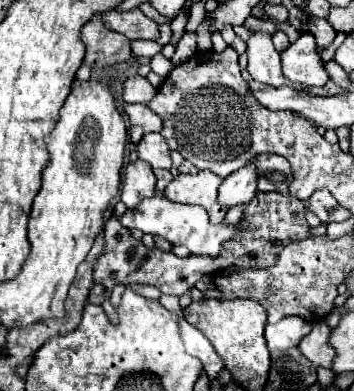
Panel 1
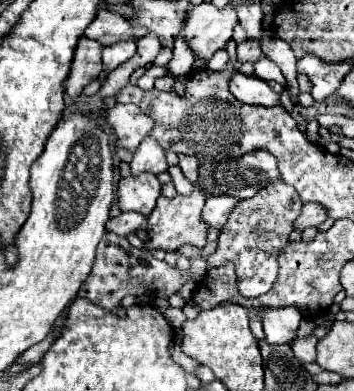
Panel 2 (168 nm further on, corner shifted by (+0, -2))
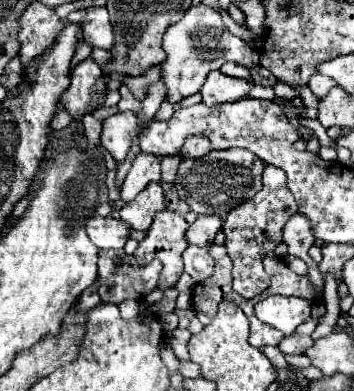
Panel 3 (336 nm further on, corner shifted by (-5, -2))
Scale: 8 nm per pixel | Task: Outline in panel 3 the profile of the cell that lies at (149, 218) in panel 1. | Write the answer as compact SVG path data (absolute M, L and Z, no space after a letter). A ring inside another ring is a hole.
M93 216L91 220L87 220L87 234L91 236L91 242L101 248L101 250L109 250L109 248L123 248L125 242L129 240L129 226L113 216Z

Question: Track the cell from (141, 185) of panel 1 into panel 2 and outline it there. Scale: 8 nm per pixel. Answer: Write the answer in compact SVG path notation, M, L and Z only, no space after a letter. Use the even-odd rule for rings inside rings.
M146 172L136 178L122 178L116 190L118 208L122 212L132 210L132 212L148 216L154 210L160 192L162 192L162 184L158 182L154 174Z

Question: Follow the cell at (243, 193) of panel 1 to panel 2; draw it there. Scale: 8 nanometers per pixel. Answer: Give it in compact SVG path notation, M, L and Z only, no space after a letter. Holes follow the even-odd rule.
M216 196L216 198L208 198L204 208L202 208L202 220L210 226L210 228L222 228L228 220L228 214L232 212L232 208L238 204L236 198L230 196Z

